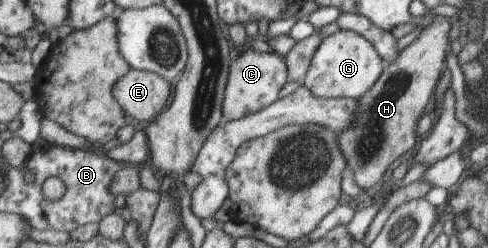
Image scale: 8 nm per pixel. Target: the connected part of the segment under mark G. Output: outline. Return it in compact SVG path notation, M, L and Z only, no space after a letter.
M339 29L318 43L301 83L315 97L359 99L377 82L382 68L378 53L362 35Z

